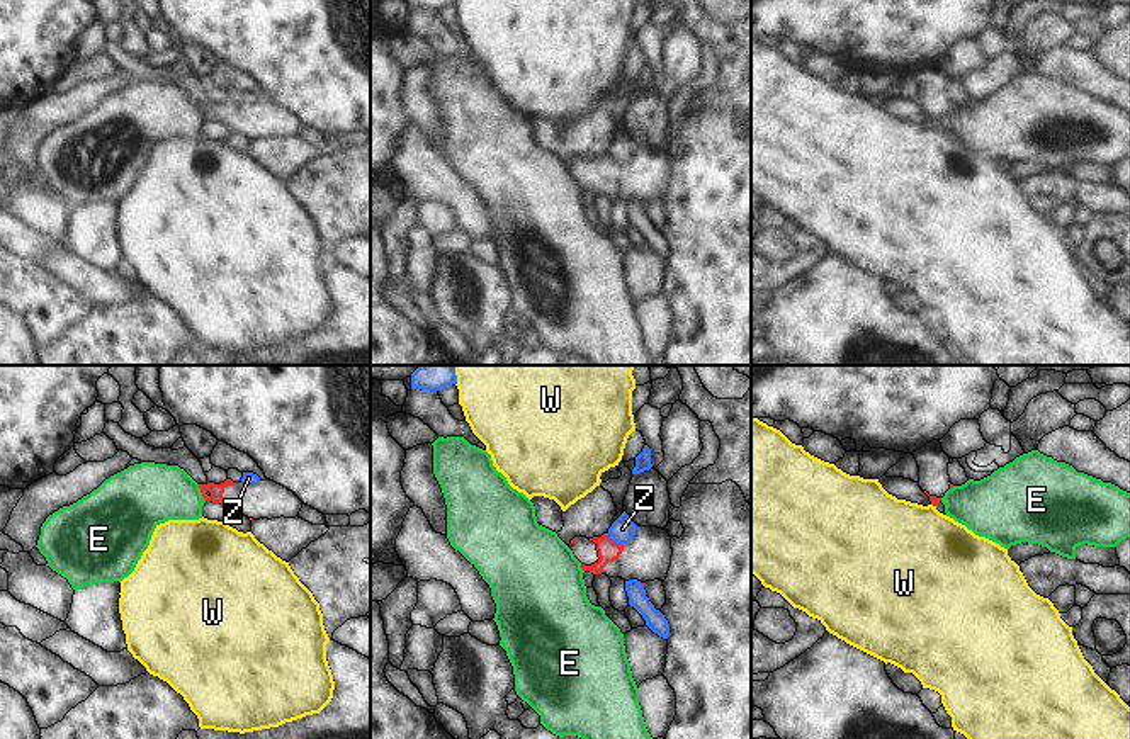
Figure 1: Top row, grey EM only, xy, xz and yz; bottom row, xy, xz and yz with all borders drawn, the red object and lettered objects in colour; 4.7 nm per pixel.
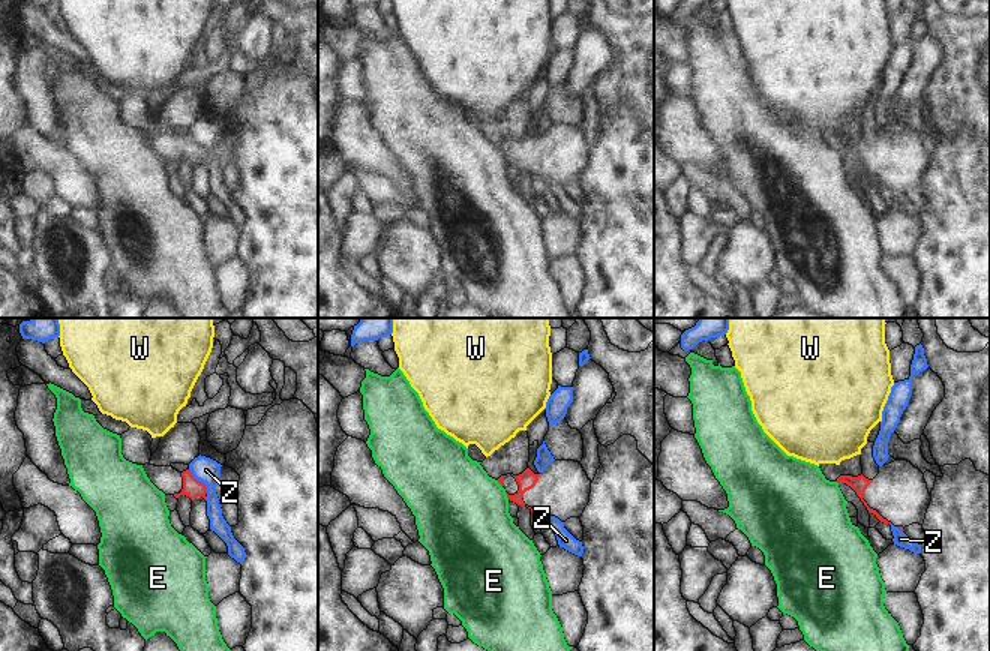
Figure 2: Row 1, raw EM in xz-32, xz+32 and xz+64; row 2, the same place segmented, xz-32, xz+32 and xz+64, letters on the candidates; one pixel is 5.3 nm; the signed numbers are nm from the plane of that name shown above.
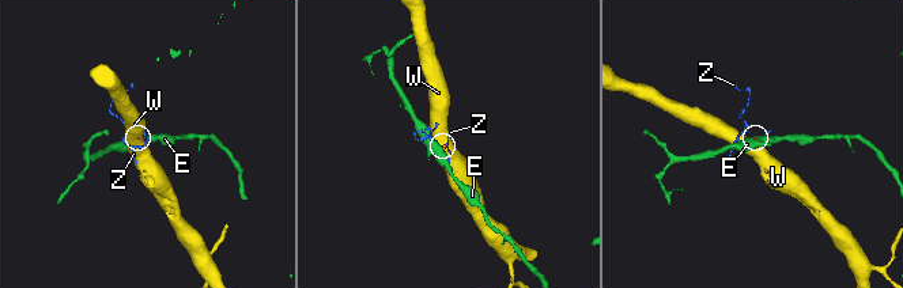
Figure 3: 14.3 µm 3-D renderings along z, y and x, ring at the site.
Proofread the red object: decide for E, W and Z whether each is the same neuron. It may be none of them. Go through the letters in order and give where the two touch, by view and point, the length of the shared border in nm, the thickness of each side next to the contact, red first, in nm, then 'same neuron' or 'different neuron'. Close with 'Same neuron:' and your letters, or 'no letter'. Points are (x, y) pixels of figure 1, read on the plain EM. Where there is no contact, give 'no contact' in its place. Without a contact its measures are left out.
E: contact xy (201, 111); length 90 nm; calibres 70 and 300 nm; different neuron
W: contact yz (933, 124); length 30 nm; calibres 40 and 460 nm; different neuron
Z: contact xz (614, 162); length 110 nm; calibres 100 and 110 nm; different neuron
Same neuron: no letter

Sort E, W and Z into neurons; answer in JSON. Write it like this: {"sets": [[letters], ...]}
{"sets": [["E"], ["W"], ["Z"]]}

